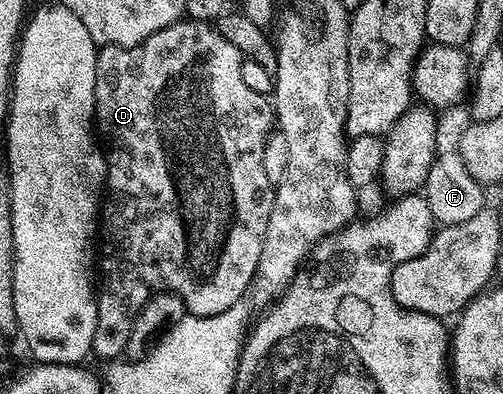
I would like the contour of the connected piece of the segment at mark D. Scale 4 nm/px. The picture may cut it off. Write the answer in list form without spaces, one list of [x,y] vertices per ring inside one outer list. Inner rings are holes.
[[[193,20],[173,22],[170,26],[160,28],[160,32],[152,32],[152,36],[135,46],[106,44],[99,49],[94,116],[97,133],[104,143],[106,185],[100,203],[100,281],[96,286],[96,332],[90,345],[93,357],[123,357],[128,344],[128,332],[132,332],[132,320],[137,316],[138,309],[150,299],[152,292],[179,294],[187,311],[195,318],[214,316],[243,301],[250,281],[254,278],[255,268],[258,267],[260,248],[264,244],[268,220],[274,207],[275,187],[268,180],[268,172],[264,172],[264,144],[276,122],[271,99],[260,92],[252,92],[252,88],[244,84],[240,73],[243,61],[244,55],[238,51],[236,44],[230,44],[224,38],[221,29],[208,22]]]

